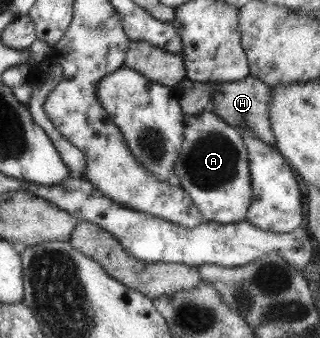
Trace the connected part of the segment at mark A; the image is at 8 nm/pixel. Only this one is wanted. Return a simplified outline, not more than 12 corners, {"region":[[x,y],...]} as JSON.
{"region":[[184,117],[175,180],[207,222],[247,220],[241,131]]}

